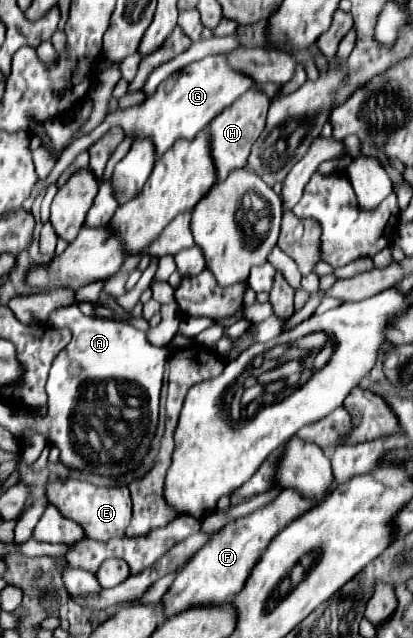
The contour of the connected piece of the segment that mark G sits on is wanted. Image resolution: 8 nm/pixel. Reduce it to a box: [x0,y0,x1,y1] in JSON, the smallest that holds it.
[22,55,252,212]

